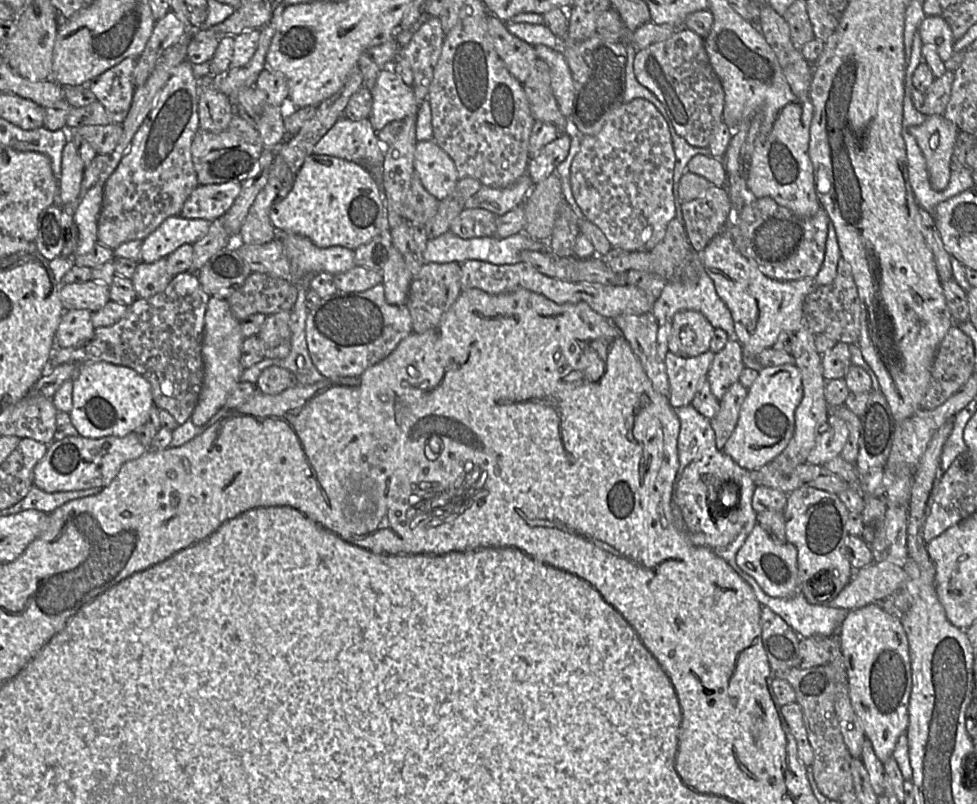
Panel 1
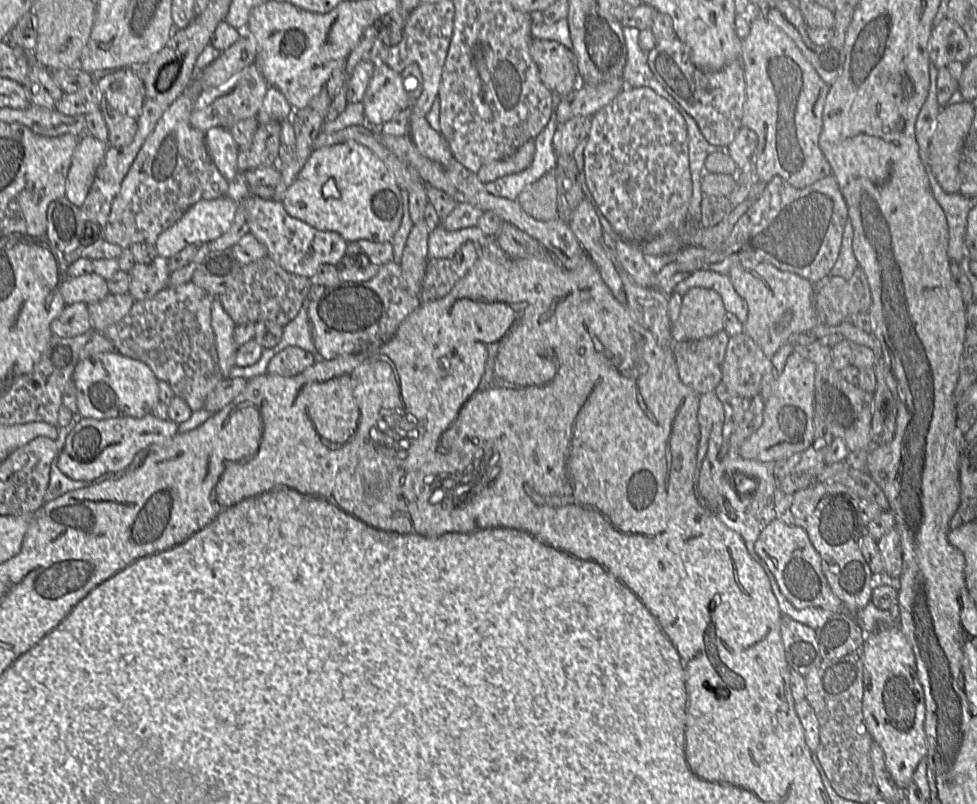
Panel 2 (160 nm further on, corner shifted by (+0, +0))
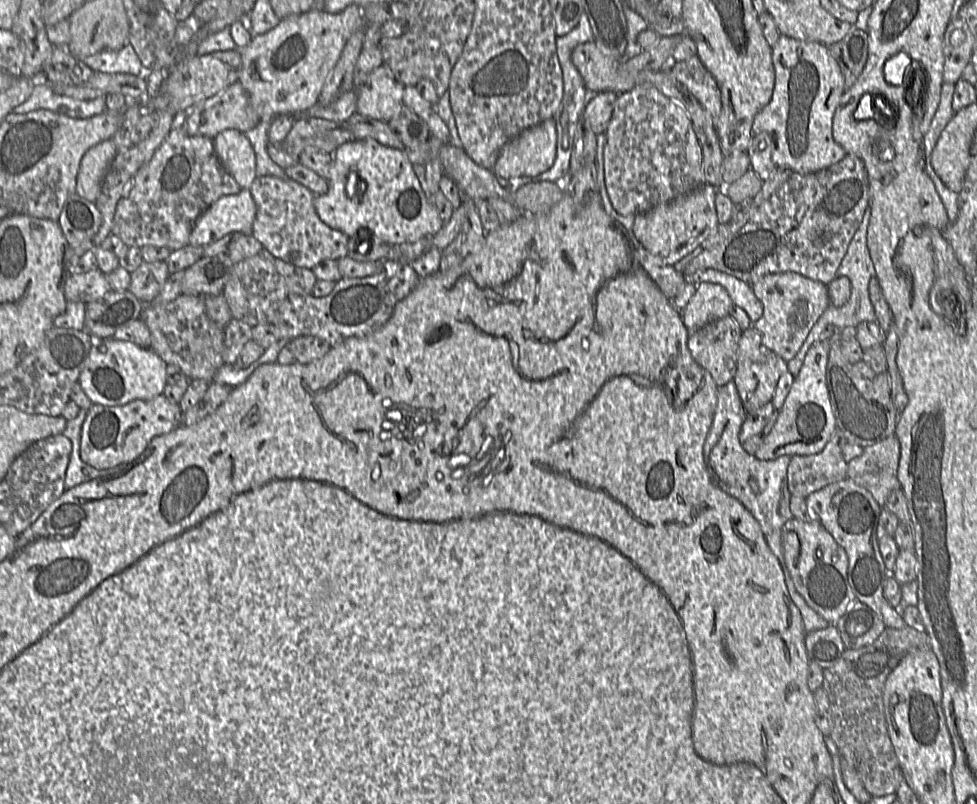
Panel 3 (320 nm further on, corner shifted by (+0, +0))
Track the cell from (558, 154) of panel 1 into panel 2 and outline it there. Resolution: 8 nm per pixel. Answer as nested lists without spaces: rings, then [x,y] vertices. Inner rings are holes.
[[[577,116],[560,124],[554,134],[552,144],[557,157],[572,155],[583,140],[586,141],[591,127],[591,117]]]

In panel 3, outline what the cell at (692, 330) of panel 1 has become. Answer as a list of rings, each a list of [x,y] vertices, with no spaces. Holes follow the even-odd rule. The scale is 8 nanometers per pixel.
[[[697,284],[694,296],[681,312],[688,333],[691,335],[707,323],[730,315],[732,304],[728,292],[720,284]]]

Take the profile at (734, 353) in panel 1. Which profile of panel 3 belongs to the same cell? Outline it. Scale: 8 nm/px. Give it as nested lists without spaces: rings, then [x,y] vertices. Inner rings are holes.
[[[751,325],[742,332],[733,382],[746,413],[755,412],[771,402],[780,376],[787,371],[787,362],[764,345],[759,331]]]

